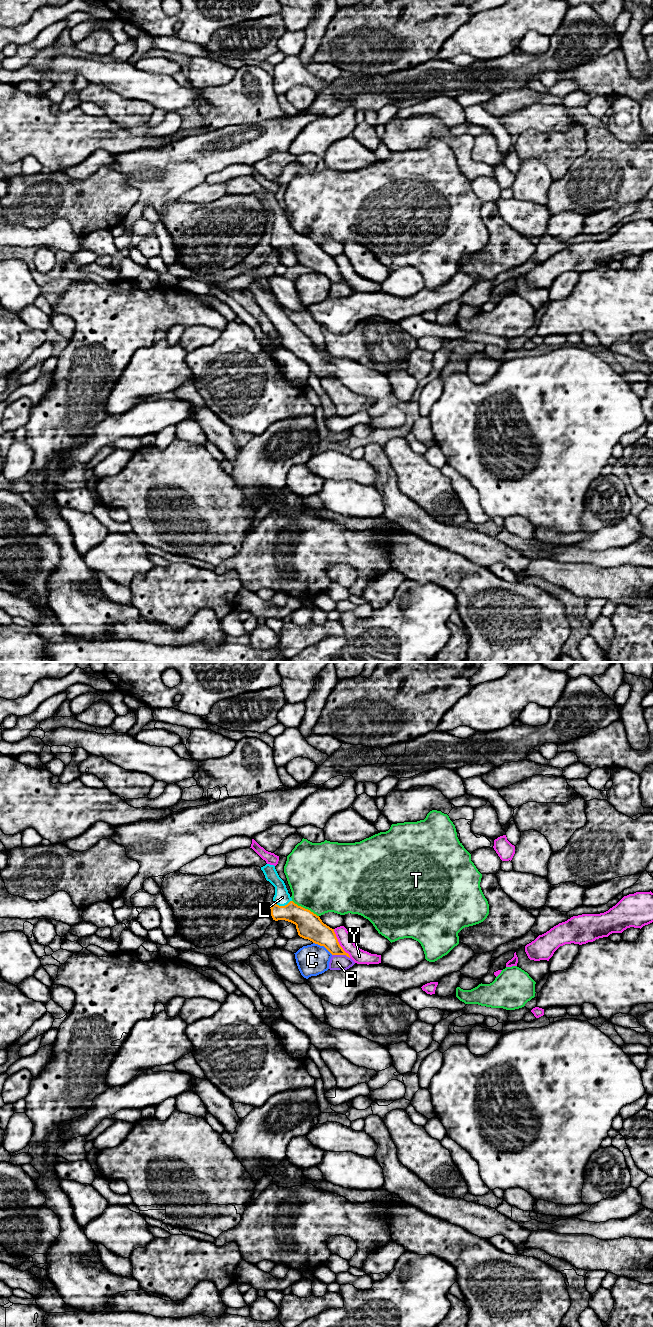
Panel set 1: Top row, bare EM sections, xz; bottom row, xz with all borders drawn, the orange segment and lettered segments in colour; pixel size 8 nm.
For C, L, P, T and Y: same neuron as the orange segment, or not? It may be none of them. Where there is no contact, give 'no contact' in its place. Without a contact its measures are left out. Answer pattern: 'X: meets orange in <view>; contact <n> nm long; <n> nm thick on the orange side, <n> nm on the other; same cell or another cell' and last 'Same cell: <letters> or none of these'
C: meets orange in xz; contact 190 nm long; 220 nm thick on the orange side, 260 nm on the other; another cell
L: meets orange in xz; contact 150 nm long; 190 nm thick on the orange side, 120 nm on the other; same cell
P: meets orange in xz; contact 150 nm long; 180 nm thick on the orange side, 130 nm on the other; another cell
T: meets orange in xz; contact 260 nm long; 220 nm thick on the orange side, 480 nm on the other; another cell
Y: meets orange in xz; contact 280 nm long; 190 nm thick on the orange side, 120 nm on the other; another cell
Same cell: L

